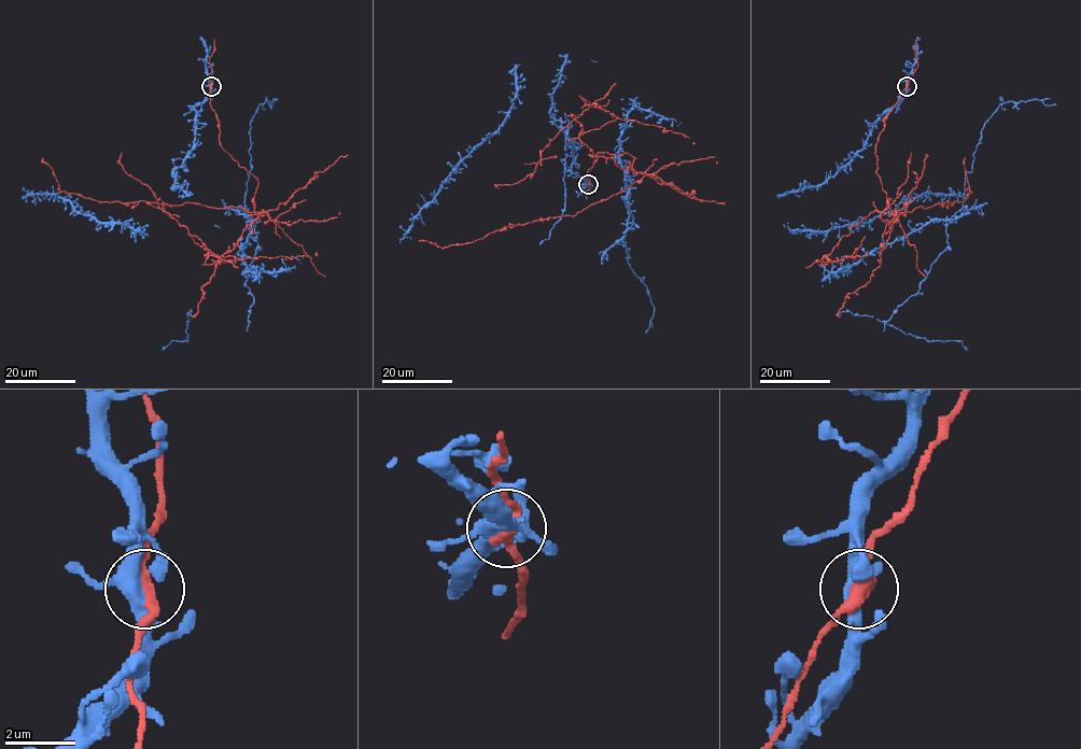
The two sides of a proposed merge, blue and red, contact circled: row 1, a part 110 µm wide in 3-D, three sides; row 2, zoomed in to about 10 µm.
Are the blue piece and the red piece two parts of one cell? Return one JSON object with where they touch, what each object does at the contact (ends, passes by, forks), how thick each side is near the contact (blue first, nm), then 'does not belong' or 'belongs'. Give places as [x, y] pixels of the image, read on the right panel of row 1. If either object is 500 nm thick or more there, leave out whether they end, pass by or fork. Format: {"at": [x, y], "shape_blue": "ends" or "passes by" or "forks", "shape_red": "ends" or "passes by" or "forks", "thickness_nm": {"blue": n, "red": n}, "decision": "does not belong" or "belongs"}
{"at": [907, 86], "shape_blue": "forks", "shape_red": "passes by", "thickness_nm": {"blue": 360, "red": 360}, "decision": "does not belong"}

